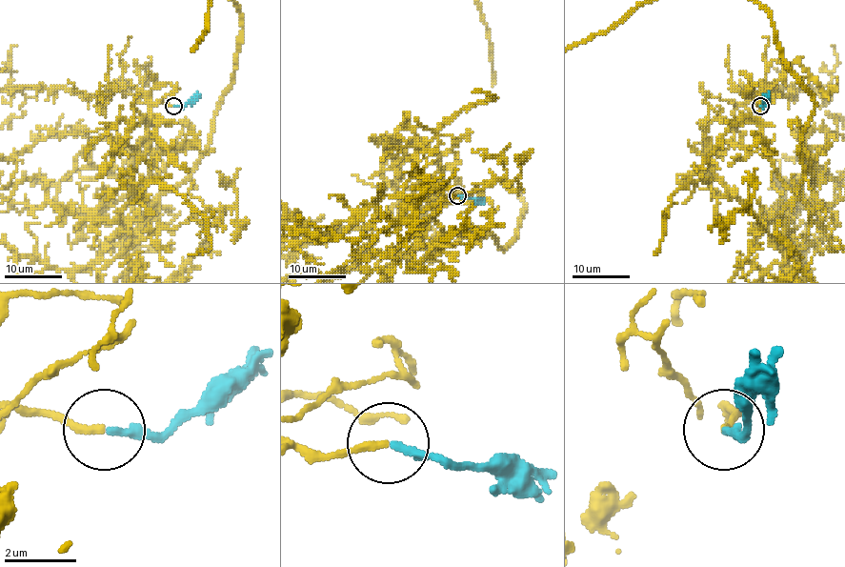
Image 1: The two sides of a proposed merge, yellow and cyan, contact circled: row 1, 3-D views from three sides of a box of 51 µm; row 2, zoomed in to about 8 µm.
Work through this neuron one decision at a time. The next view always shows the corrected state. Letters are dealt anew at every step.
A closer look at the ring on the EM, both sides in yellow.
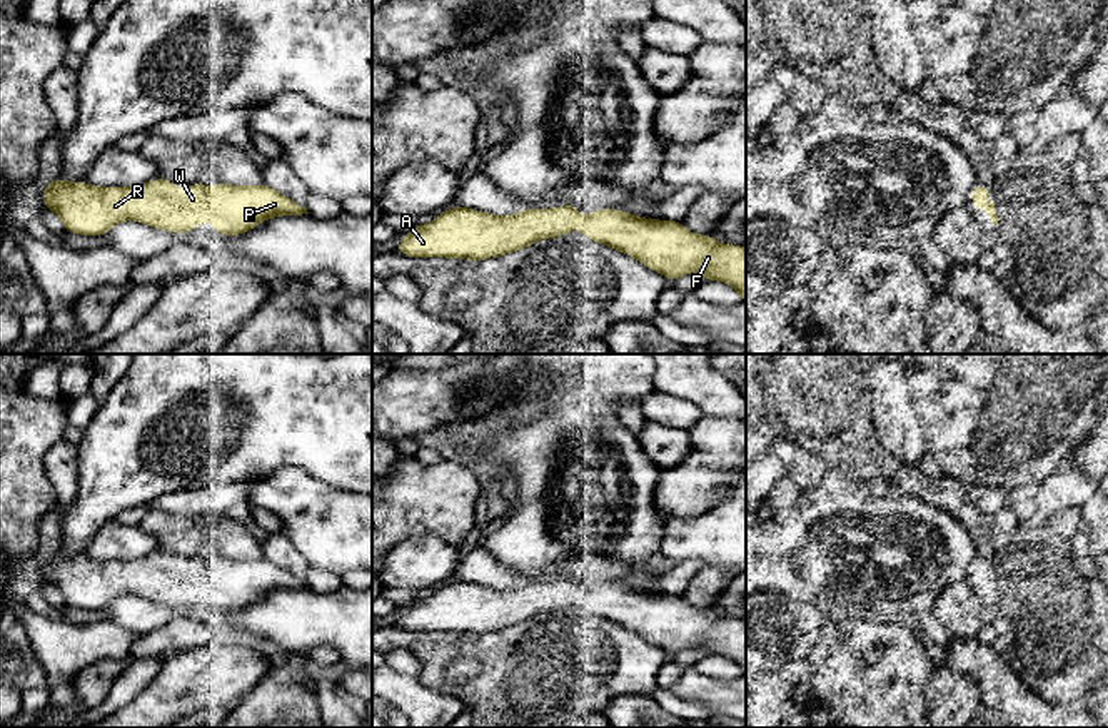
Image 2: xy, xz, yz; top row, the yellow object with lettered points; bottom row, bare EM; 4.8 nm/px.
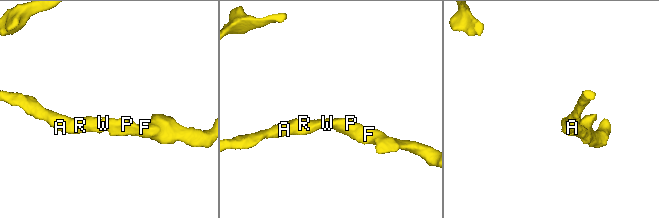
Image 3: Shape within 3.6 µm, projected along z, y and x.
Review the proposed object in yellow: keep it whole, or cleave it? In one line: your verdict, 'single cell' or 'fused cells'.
single cell

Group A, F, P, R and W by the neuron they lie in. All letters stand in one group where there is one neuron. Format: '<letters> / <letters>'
A F P R W

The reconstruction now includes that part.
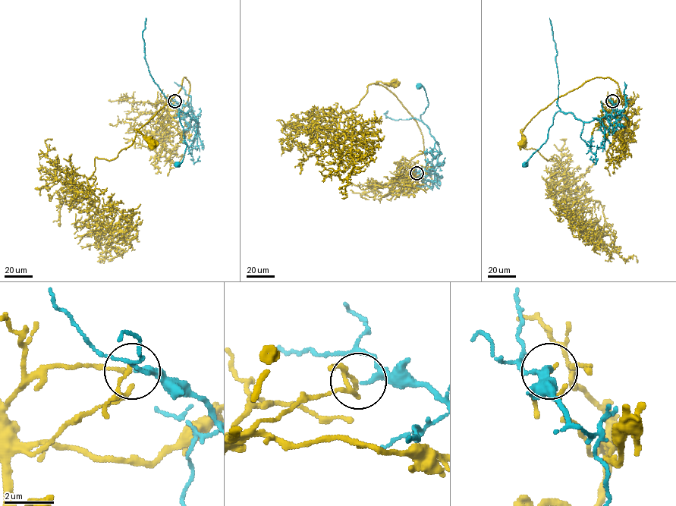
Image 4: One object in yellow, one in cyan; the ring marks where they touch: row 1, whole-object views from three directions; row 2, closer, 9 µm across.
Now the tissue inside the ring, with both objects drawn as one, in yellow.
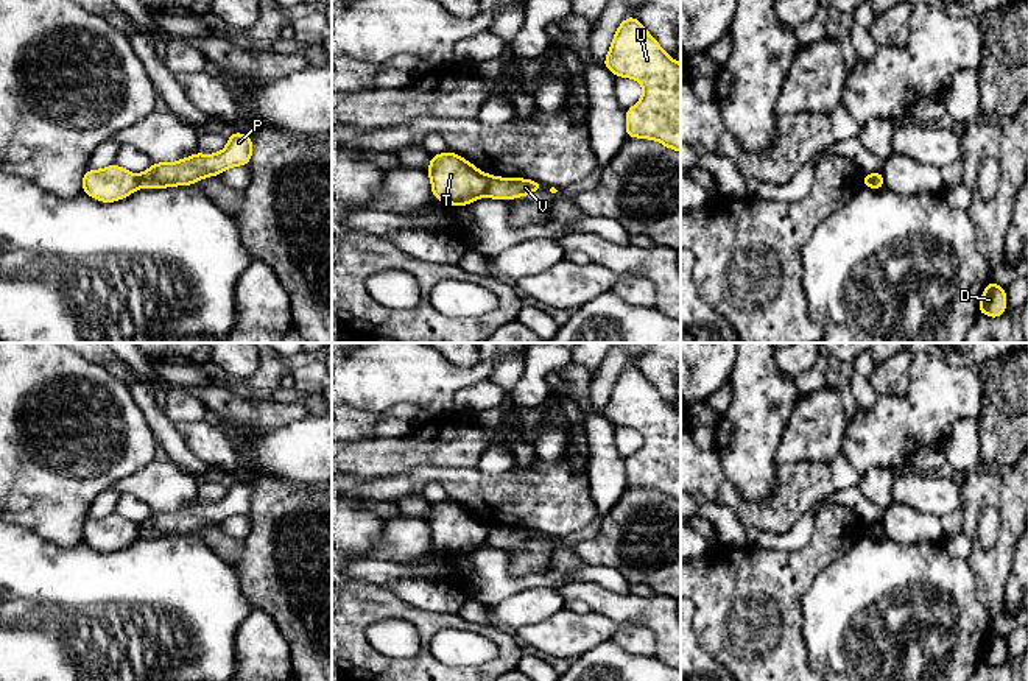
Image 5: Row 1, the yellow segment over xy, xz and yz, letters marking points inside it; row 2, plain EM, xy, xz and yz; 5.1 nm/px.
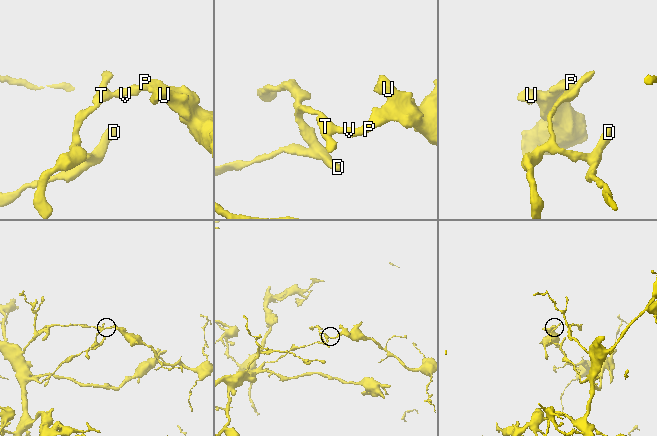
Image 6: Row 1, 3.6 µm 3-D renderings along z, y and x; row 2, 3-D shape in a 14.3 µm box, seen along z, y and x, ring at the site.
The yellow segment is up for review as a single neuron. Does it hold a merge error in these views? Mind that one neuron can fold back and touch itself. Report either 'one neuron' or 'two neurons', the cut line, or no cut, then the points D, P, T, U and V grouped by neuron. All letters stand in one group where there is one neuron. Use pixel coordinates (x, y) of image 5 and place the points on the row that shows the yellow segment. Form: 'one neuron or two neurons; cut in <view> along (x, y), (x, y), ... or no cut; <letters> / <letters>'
two neurons; cut in xz along (491, 175), (485, 194); D T / P U V

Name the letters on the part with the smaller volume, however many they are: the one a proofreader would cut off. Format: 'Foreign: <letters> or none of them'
Foreign: P, U, V

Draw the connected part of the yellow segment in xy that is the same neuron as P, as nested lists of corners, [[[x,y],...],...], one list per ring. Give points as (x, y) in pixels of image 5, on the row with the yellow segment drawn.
[[[241,132],[229,134],[224,150],[217,154],[195,153],[171,164],[153,164],[139,175],[142,189],[165,189],[174,185],[192,185],[207,176],[221,175],[231,167],[248,165],[252,156],[252,140]]]

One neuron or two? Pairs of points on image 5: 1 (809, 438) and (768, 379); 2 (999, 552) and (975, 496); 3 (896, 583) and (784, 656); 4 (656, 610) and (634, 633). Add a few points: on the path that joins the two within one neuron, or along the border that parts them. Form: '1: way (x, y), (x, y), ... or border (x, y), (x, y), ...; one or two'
1: border (802, 395), (778, 448); two
2: way (1008, 535), (1008, 513), (992, 497); one
3: border (801, 606), (802, 638), (810, 664); two
4: border (619, 624), (647, 627), (656, 639), (654, 655); two

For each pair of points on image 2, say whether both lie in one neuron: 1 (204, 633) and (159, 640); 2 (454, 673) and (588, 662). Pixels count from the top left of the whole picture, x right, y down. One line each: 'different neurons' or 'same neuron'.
1: same neuron
2: different neurons

